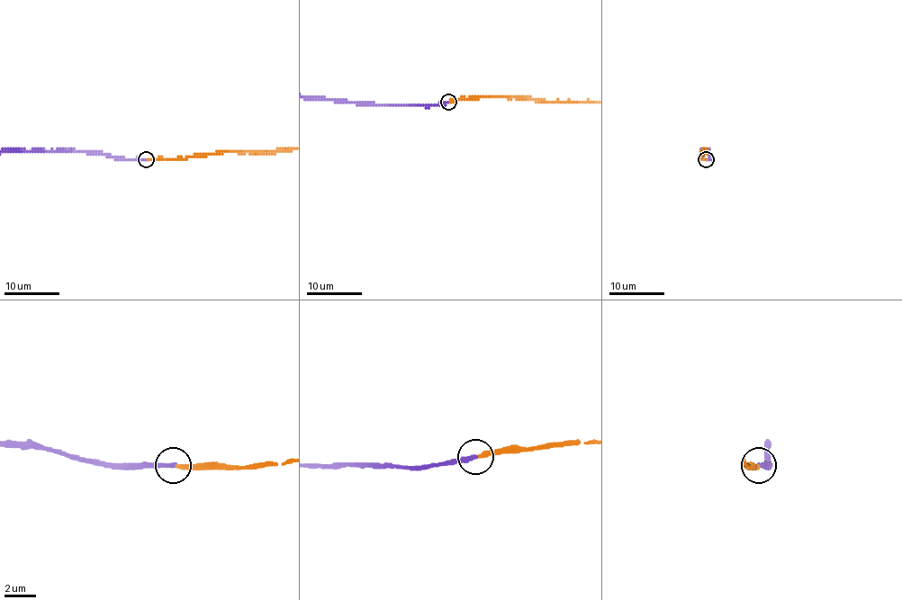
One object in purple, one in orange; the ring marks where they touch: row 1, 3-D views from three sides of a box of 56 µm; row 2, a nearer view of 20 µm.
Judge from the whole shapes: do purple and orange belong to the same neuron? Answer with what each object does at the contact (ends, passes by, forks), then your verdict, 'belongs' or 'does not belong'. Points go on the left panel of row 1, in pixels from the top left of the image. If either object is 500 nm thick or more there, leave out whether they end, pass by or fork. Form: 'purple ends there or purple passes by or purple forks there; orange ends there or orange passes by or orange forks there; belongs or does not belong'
purple ends there; orange ends there; belongs

